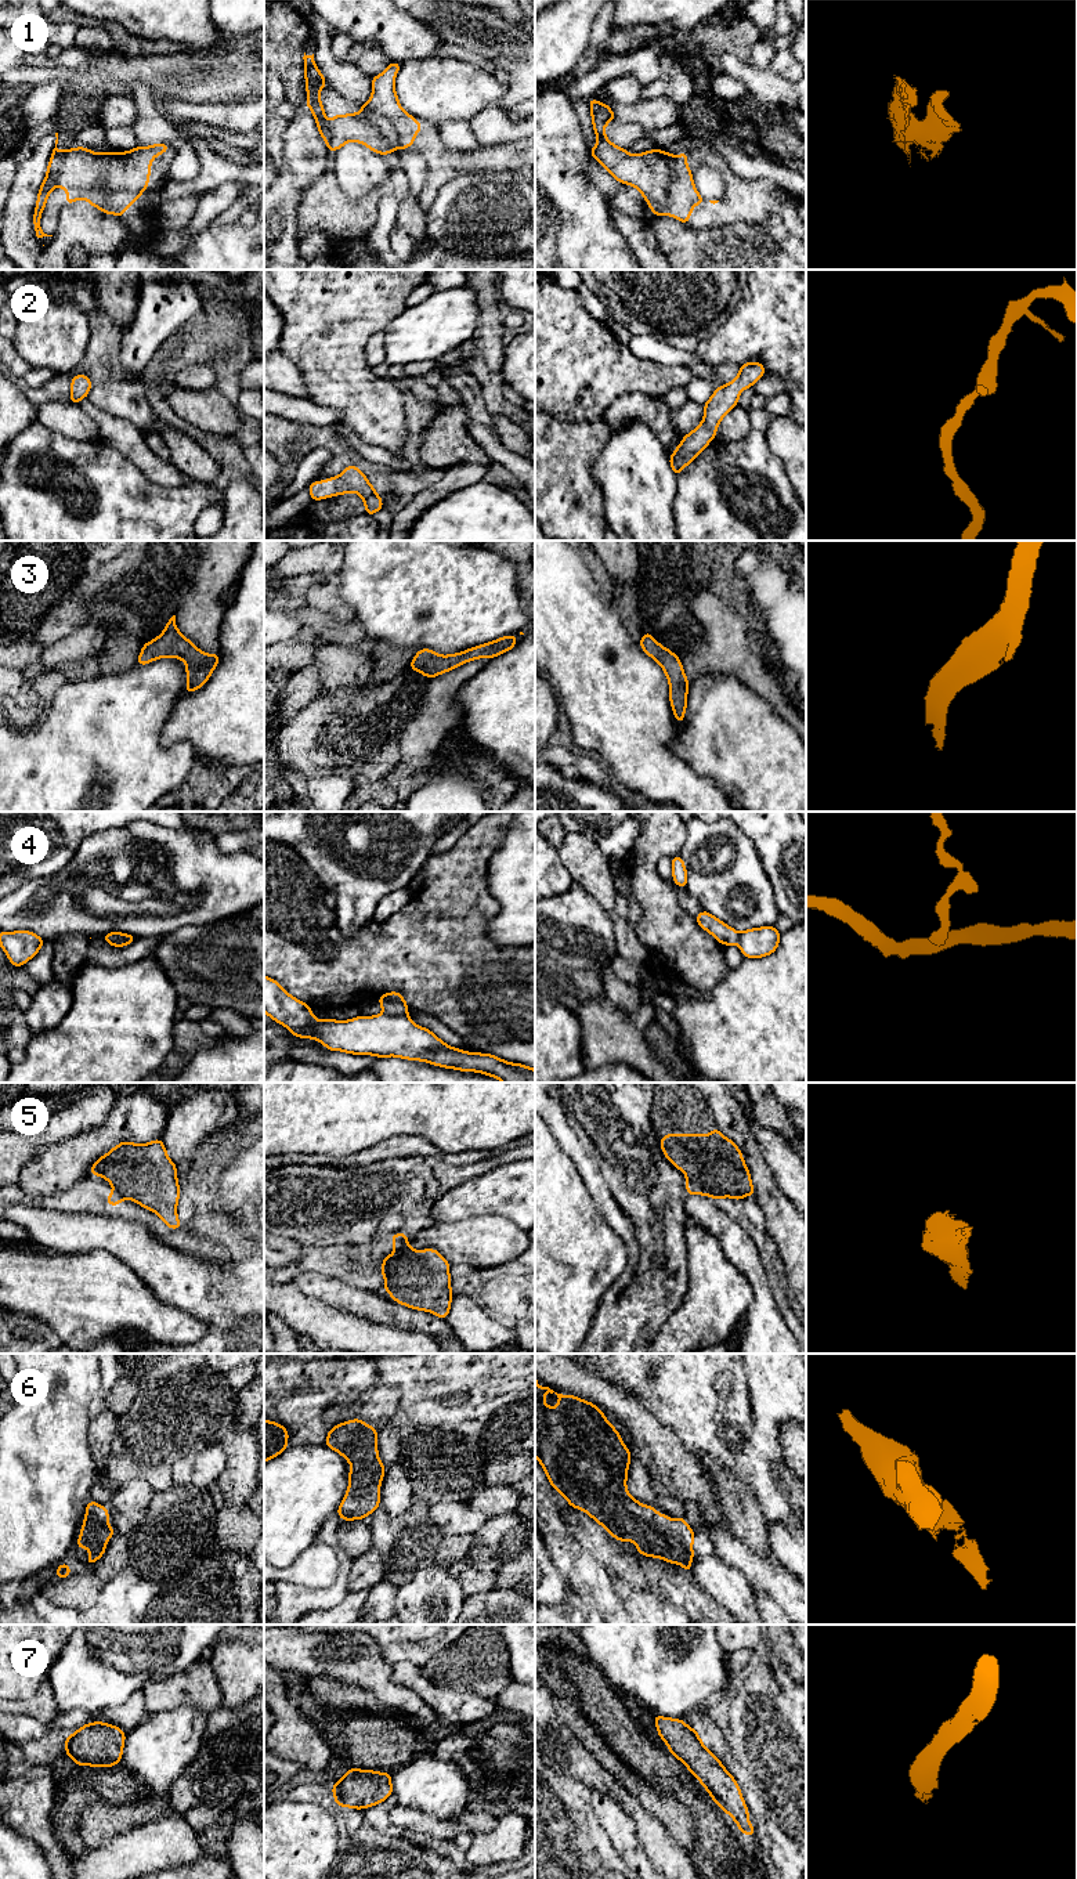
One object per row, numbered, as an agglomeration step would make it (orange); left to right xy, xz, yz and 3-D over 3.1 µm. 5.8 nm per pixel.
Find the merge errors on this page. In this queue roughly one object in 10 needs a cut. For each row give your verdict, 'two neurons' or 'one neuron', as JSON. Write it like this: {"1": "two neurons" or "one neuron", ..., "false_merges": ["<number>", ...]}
{"1": "one neuron", "2": "one neuron", "3": "one neuron", "4": "two neurons", "5": "one neuron", "6": "one neuron", "7": "one neuron", "false_merges": ["4"]}

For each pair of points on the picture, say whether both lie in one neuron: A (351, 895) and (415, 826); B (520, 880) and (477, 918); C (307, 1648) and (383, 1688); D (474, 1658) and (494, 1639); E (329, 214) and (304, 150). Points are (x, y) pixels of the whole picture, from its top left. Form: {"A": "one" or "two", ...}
{"A": "one", "B": "two", "C": "one", "D": "one", "E": "two"}

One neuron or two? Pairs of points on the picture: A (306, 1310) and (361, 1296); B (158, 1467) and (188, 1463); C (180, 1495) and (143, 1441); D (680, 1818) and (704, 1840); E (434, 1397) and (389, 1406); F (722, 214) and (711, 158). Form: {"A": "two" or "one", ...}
{"A": "two", "B": "two", "C": "two", "D": "one", "E": "two", "F": "one"}

